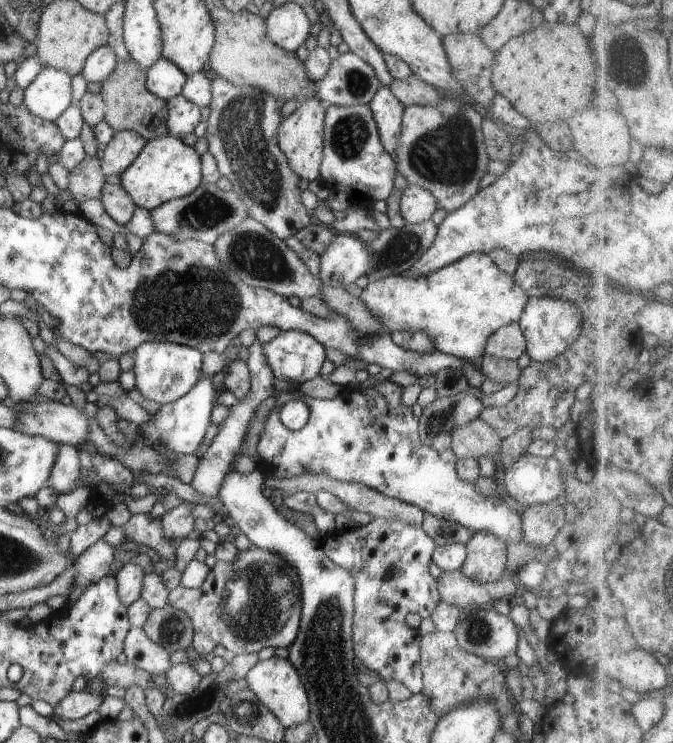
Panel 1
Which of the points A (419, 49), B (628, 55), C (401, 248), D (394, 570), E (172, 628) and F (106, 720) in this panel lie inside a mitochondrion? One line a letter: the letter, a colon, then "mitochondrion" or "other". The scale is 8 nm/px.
A: other
B: mitochondrion
C: mitochondrion
D: mitochondrion
E: mitochondrion
F: other

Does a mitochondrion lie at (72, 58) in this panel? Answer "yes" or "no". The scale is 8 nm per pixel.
no

